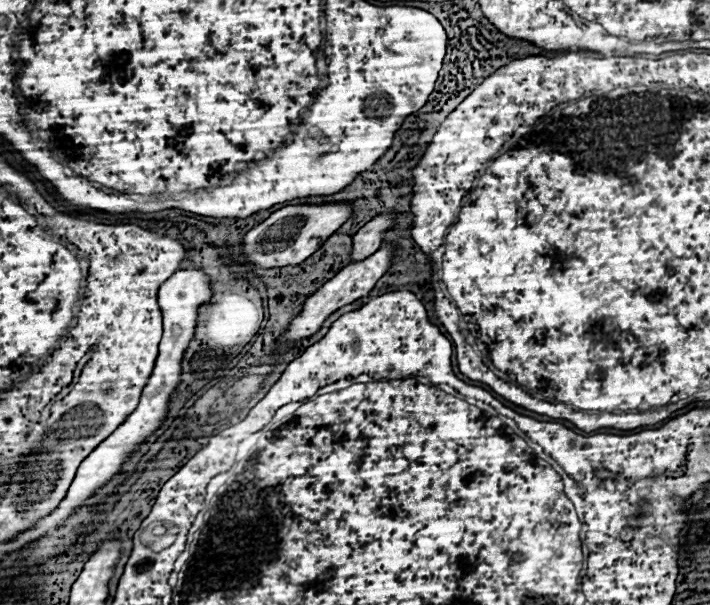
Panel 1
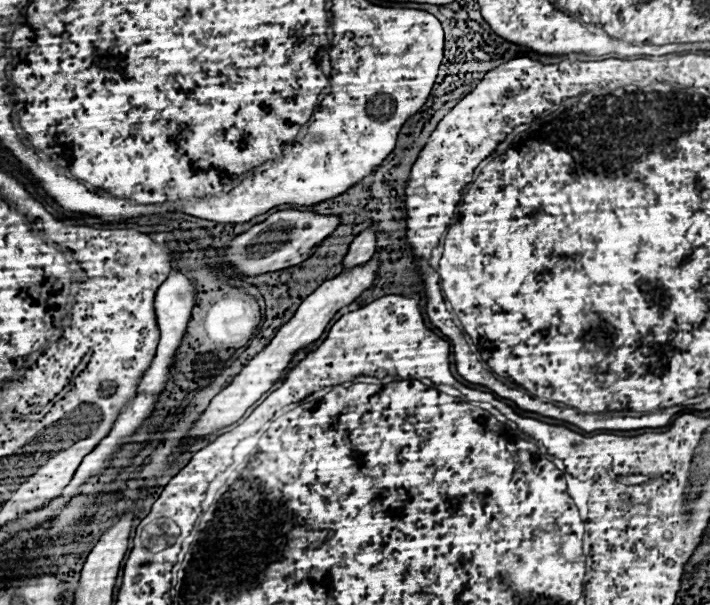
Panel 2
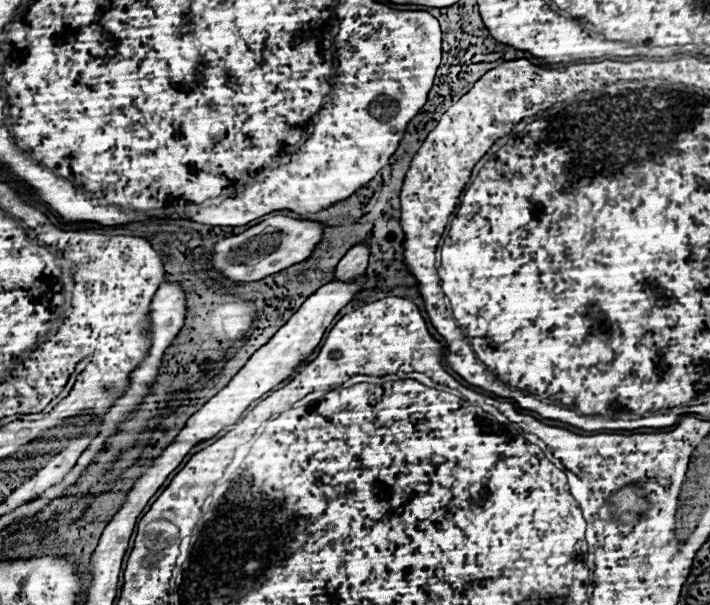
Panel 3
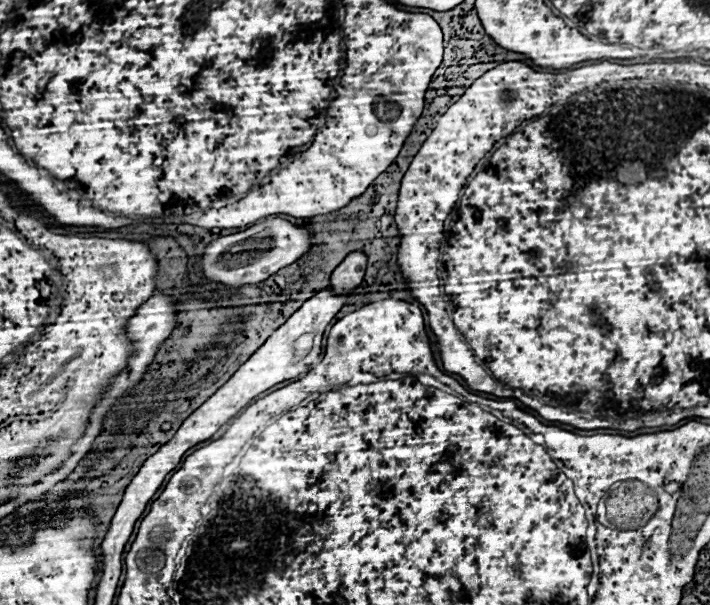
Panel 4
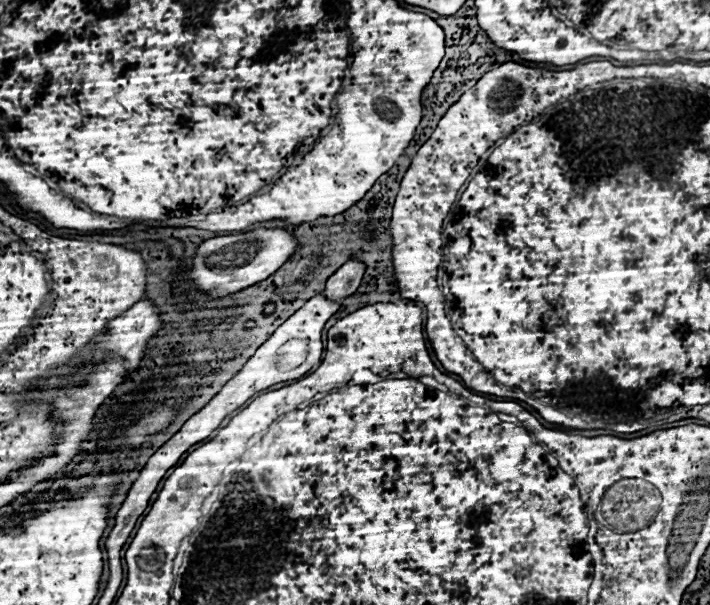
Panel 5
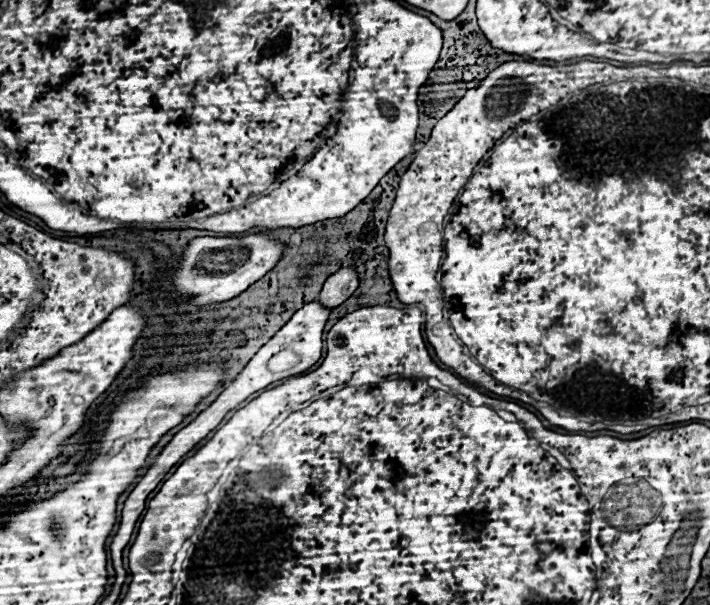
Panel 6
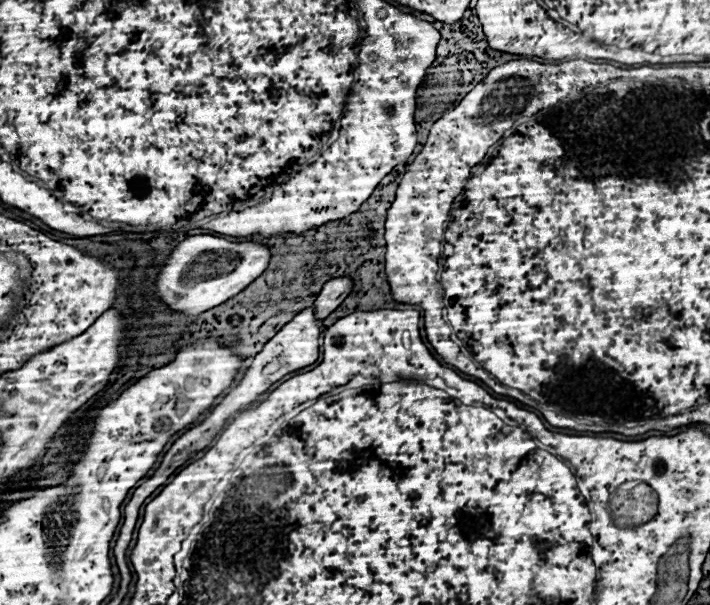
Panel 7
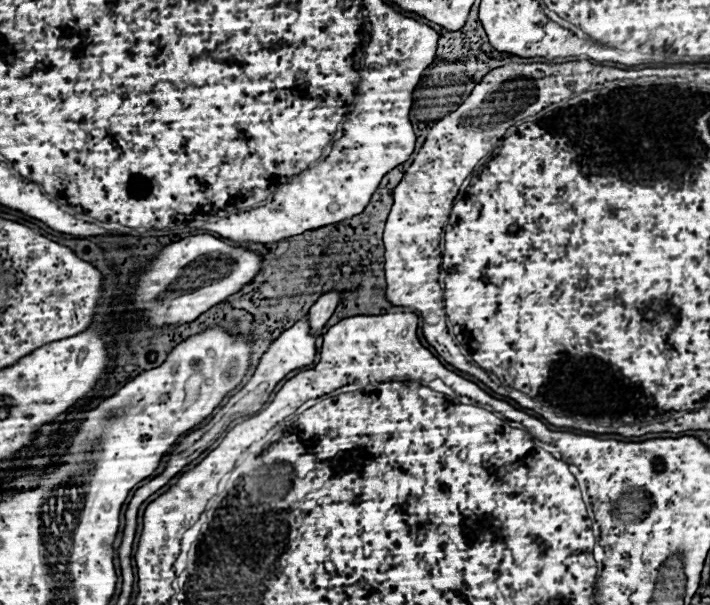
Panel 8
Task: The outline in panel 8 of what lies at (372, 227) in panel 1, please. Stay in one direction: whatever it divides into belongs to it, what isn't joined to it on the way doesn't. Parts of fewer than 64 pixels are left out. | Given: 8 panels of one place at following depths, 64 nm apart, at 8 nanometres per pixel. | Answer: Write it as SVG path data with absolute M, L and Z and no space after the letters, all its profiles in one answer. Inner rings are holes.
M332 288L332 290L324 292L324 294L314 302L314 306L312 306L310 312L308 312L308 318L310 318L310 324L312 324L312 332L314 332L314 334L320 334L320 330L324 328L324 324L328 322L328 318L334 314L340 298L342 298L342 290Z

